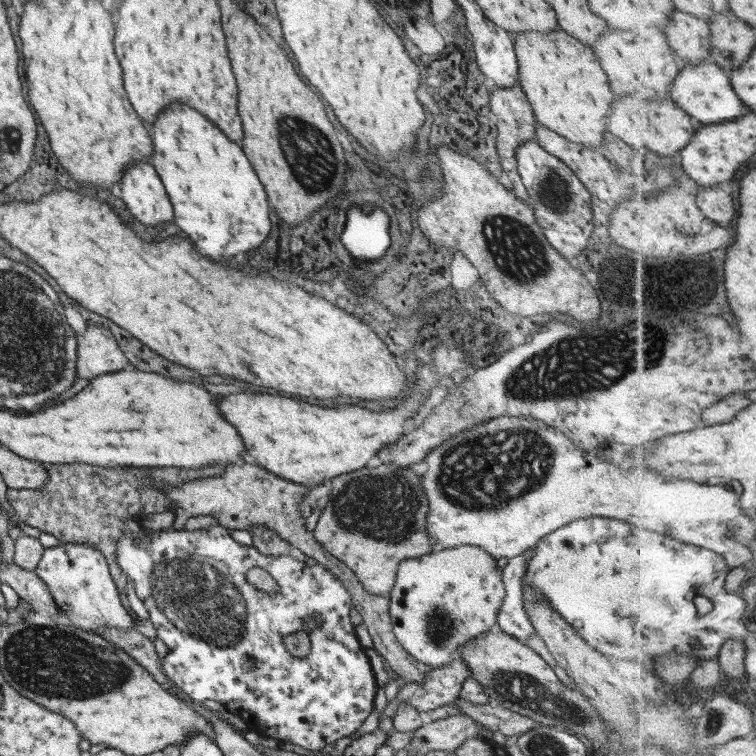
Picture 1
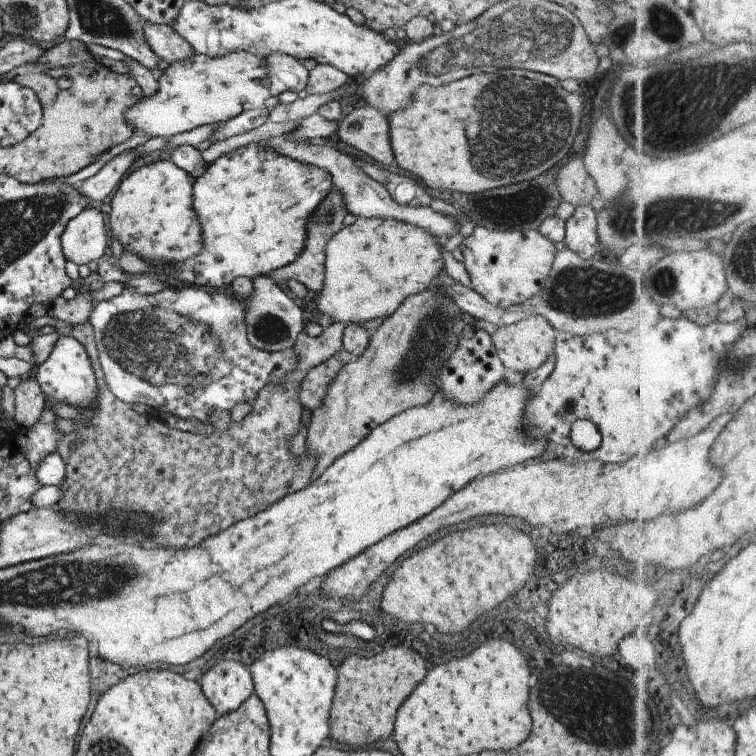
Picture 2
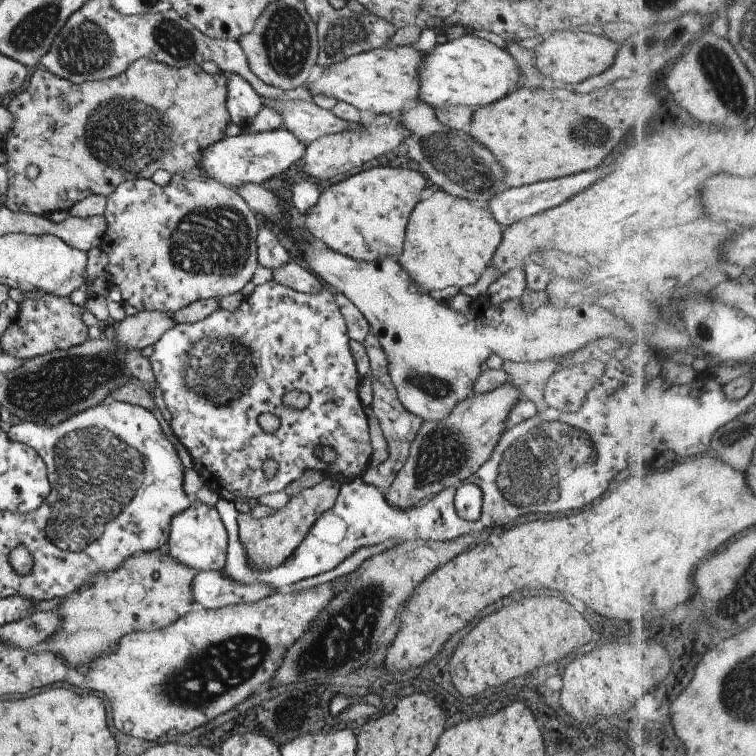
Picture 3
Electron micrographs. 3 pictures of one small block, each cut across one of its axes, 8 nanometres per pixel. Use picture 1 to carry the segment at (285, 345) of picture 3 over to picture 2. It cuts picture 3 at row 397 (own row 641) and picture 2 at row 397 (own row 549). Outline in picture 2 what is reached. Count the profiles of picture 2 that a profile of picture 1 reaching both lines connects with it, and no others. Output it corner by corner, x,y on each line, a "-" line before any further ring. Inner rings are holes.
188,286
184,288
170,287
166,290
158,292
158,294
152,294
152,296
138,294
138,292
124,291
122,294
110,298
108,300
95,303
92,312
90,312
89,323
92,325
96,348
98,348
98,356
104,373
104,378
108,388
112,394
119,398
122,402
128,404
141,403
146,406
150,406
160,412
166,412
168,414
180,417
182,419
197,420
201,424
212,425
210,418
212,409
227,410
229,413
238,403
248,403
253,406
258,398
258,392
268,386
268,384
282,384
296,368
298,364
298,354
296,354
296,348
286,348
282,352
266,352
256,348
250,344
247,337
247,325
244,322
244,301
245,298
240,298
236,294
233,294
231,290
225,292
214,292
210,294
208,290
202,290
202,288
194,288
194,286

